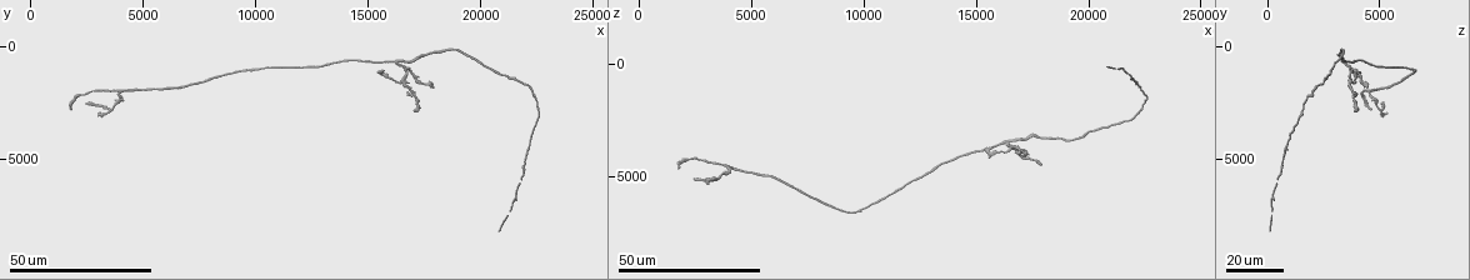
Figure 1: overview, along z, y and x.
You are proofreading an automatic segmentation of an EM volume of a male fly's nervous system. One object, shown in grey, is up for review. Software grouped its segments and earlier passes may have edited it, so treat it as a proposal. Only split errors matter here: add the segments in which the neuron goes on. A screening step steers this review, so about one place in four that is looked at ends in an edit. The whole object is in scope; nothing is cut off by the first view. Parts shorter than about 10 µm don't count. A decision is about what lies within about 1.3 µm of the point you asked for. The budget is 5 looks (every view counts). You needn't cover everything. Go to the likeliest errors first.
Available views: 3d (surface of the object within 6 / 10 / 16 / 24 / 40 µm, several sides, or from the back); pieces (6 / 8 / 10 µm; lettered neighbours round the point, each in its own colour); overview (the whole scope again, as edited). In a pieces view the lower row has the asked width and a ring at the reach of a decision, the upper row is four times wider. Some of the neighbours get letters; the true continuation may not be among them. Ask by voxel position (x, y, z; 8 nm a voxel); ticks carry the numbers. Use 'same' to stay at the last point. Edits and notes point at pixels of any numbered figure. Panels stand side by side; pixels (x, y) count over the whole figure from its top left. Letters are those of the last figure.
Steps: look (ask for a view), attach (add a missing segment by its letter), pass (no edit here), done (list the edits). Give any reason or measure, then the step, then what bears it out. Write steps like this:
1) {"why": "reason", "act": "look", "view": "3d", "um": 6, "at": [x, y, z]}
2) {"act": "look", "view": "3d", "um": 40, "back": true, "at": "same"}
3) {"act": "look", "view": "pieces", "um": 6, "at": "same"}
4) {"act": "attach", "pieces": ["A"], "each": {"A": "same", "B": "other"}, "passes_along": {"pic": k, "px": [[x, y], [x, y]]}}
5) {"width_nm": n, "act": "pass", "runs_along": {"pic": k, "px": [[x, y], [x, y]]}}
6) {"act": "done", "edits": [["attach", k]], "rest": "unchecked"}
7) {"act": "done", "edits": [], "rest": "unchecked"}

{"why": "long arm stops here", "act": "look", "view": "3d", "um": 16, "at": [20900, 8100, 100]}

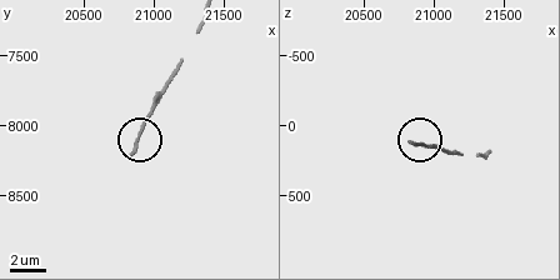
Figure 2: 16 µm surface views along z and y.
{"act": "look", "view": "pieces", "um": 8, "at": [20820, 8200, 120]}

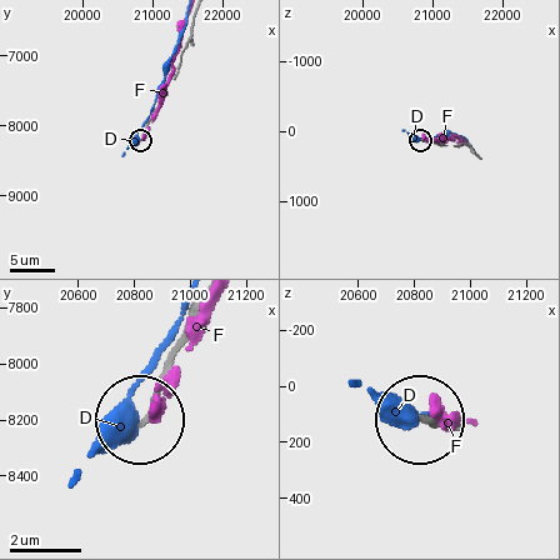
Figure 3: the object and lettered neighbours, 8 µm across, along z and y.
{"act": "pass", "each": {"D": "other", "F": "other"}, "runs_along": {"pic": 3, "px": [[205, 306], [143, 420]]}, "found": "no lettered segment goes on from it"}

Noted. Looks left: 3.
{"why": "branch stops here", "act": "look", "view": "3d", "um": 16, "at": [17800, 1900, 4500]}

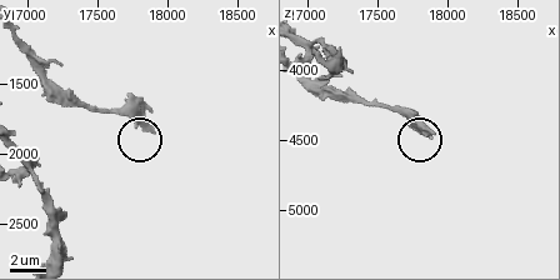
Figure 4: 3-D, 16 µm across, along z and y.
{"act": "look", "view": "pieces", "um": 10, "at": [17880, 1820, 4440]}

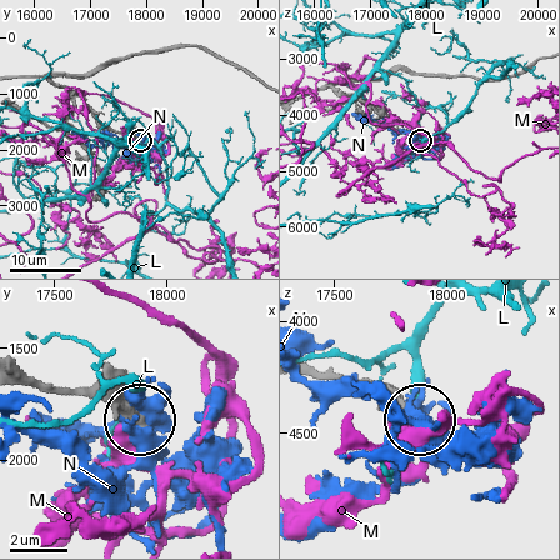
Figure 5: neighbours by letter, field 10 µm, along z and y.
{"act": "pass", "each": {"L": "other", "M": "other", "N": "other"}, "found": "no lettered segment goes on from it"}

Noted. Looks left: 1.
{"act": "done", "edits": [], "rest": "unchecked"}

